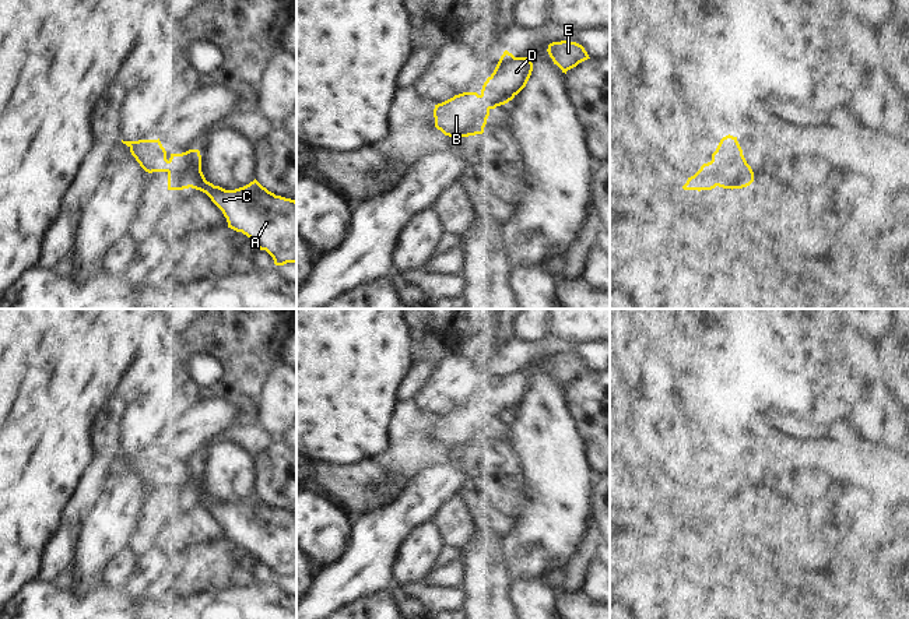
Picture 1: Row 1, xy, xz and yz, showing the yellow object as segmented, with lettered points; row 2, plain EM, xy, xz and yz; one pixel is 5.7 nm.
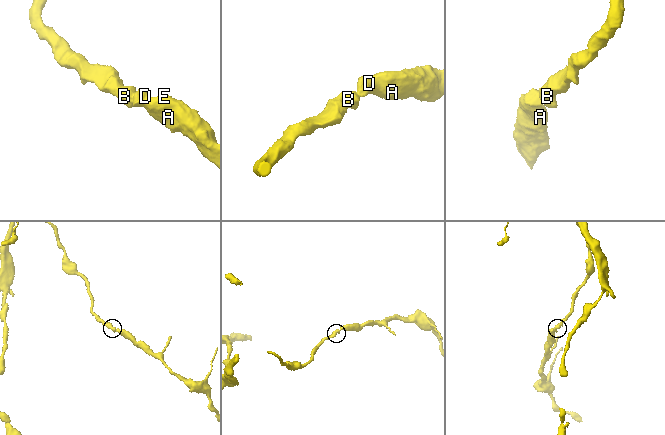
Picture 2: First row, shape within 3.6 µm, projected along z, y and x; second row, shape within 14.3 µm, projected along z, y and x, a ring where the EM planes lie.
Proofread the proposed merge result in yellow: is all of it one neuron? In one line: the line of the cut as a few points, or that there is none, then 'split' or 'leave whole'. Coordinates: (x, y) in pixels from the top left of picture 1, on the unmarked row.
no cut | leave whole

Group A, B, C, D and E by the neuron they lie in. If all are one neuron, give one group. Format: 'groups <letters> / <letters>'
groups A B C D E

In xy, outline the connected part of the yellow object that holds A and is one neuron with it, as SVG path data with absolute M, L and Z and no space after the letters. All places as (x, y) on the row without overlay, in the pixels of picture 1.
M158 453L123 454L130 461L131 468L140 479L148 485L166 485L168 503L196 502L206 506L211 514L222 524L227 531L228 541L242 545L250 551L257 562L266 563L274 573L275 578L296 576L296 514L275 509L263 500L256 492L249 497L225 503L207 495L201 485L201 468L199 463L189 463L182 467L171 467L166 471L166 464Z

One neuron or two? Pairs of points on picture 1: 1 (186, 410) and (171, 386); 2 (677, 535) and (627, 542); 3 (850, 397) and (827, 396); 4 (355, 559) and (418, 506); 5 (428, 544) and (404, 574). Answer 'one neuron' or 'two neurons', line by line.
1: two neurons
2: one neuron
3: one neuron
4: one neuron
5: one neuron

